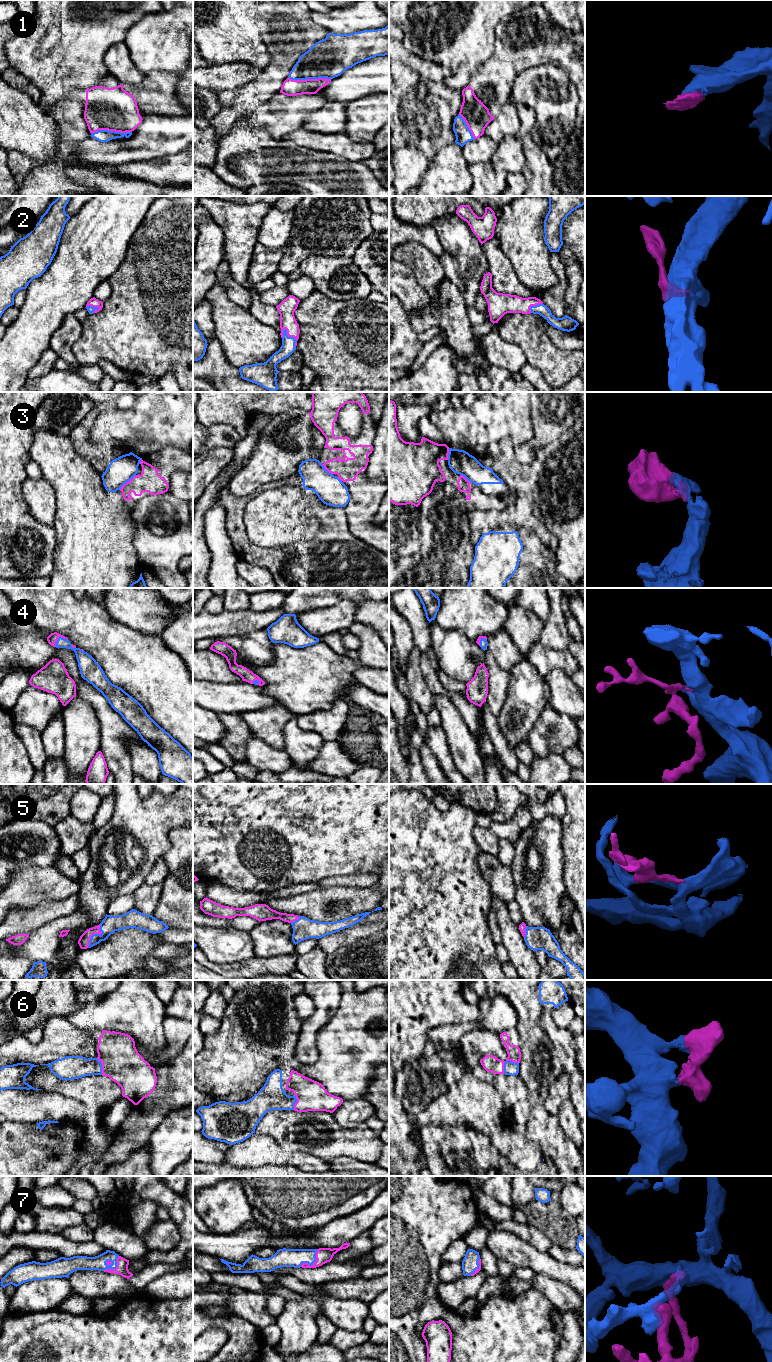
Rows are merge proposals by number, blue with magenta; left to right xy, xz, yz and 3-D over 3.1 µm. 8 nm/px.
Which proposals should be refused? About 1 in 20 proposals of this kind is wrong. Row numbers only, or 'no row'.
no row

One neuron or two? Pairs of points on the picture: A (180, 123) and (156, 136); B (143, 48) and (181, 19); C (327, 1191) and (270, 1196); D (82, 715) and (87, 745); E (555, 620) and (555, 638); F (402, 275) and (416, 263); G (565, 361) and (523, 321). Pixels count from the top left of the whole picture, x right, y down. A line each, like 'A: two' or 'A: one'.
A: one
B: one
C: one
D: one
E: one
F: two
G: one

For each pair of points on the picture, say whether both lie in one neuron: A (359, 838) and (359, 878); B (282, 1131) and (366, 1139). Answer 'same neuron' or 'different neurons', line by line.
A: different neurons
B: same neuron

